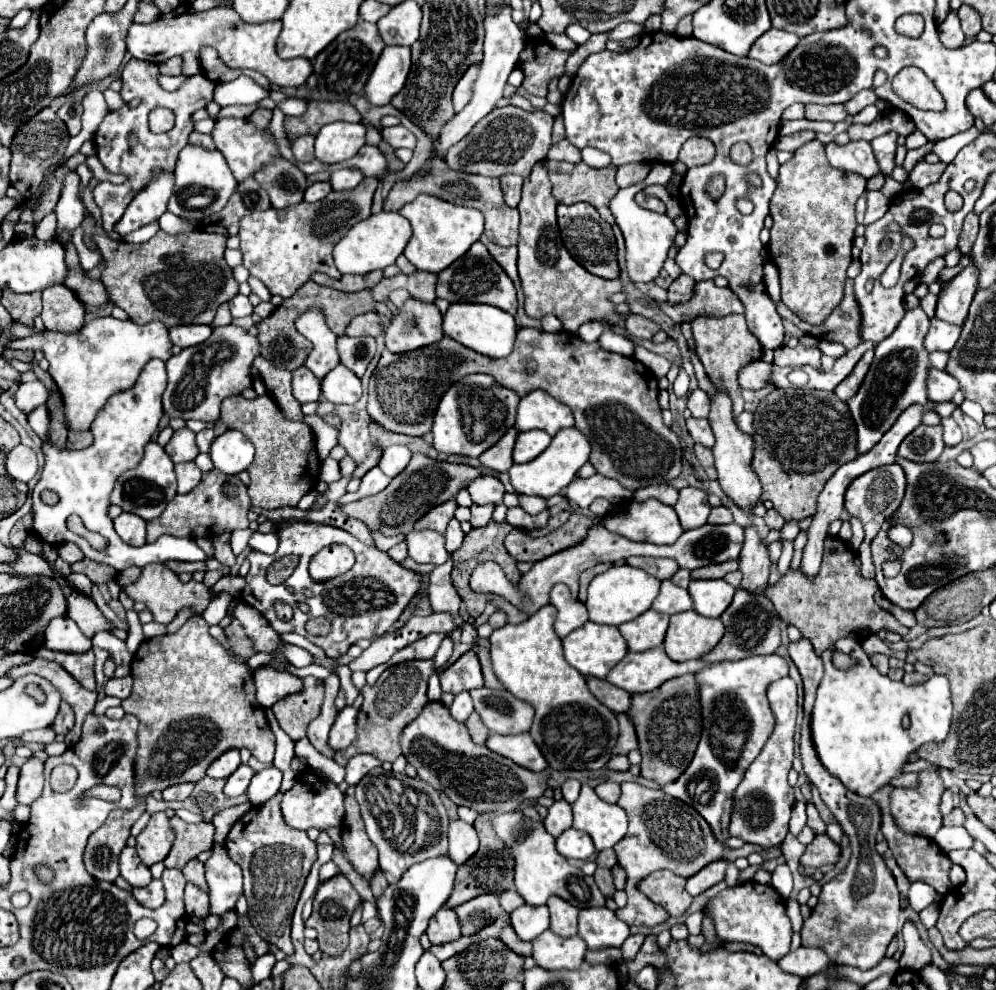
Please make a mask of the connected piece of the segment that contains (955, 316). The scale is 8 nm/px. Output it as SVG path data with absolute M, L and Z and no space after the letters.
M968 264L958 276L946 282L938 294L936 318L962 326L968 314L968 306L976 294L978 286L978 268Z

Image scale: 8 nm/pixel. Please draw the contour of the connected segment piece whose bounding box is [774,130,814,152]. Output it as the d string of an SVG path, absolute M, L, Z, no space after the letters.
M806 130L806 132L796 132L796 134L792 134L792 136L782 136L782 138L778 138L776 144L774 144L774 148L776 148L776 150L786 150L786 152L796 152L802 144L806 144L806 142L810 142L810 140L814 140L814 132L810 132L810 130Z

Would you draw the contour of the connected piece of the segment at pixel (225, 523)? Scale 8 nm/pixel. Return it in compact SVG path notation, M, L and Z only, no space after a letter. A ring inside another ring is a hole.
M214 468L202 476L198 488L190 490L184 496L176 494L174 500L166 506L166 510L158 518L148 522L146 540L154 542L162 534L186 536L186 538L198 538L198 536L214 538L224 530L248 528L248 518L246 518L248 508L250 508L250 498L242 480L238 476L226 476Z

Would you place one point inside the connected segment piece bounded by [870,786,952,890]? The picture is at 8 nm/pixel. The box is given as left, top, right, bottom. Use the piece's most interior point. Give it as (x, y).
(921, 860)

